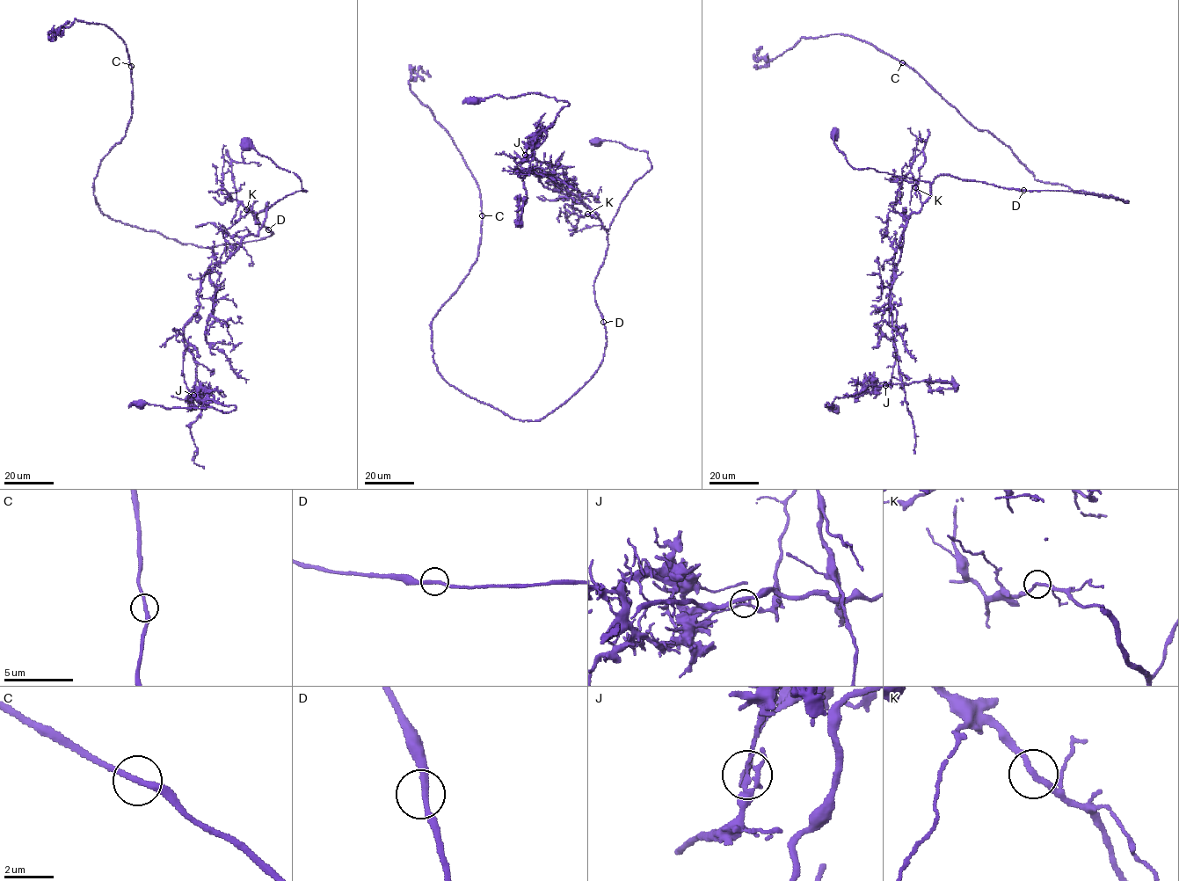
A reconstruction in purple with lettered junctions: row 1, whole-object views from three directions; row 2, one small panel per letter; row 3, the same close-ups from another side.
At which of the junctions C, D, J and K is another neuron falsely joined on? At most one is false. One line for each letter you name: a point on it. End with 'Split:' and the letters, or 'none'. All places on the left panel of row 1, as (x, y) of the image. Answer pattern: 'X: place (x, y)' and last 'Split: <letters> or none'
J: place (193, 395)
Split: J

